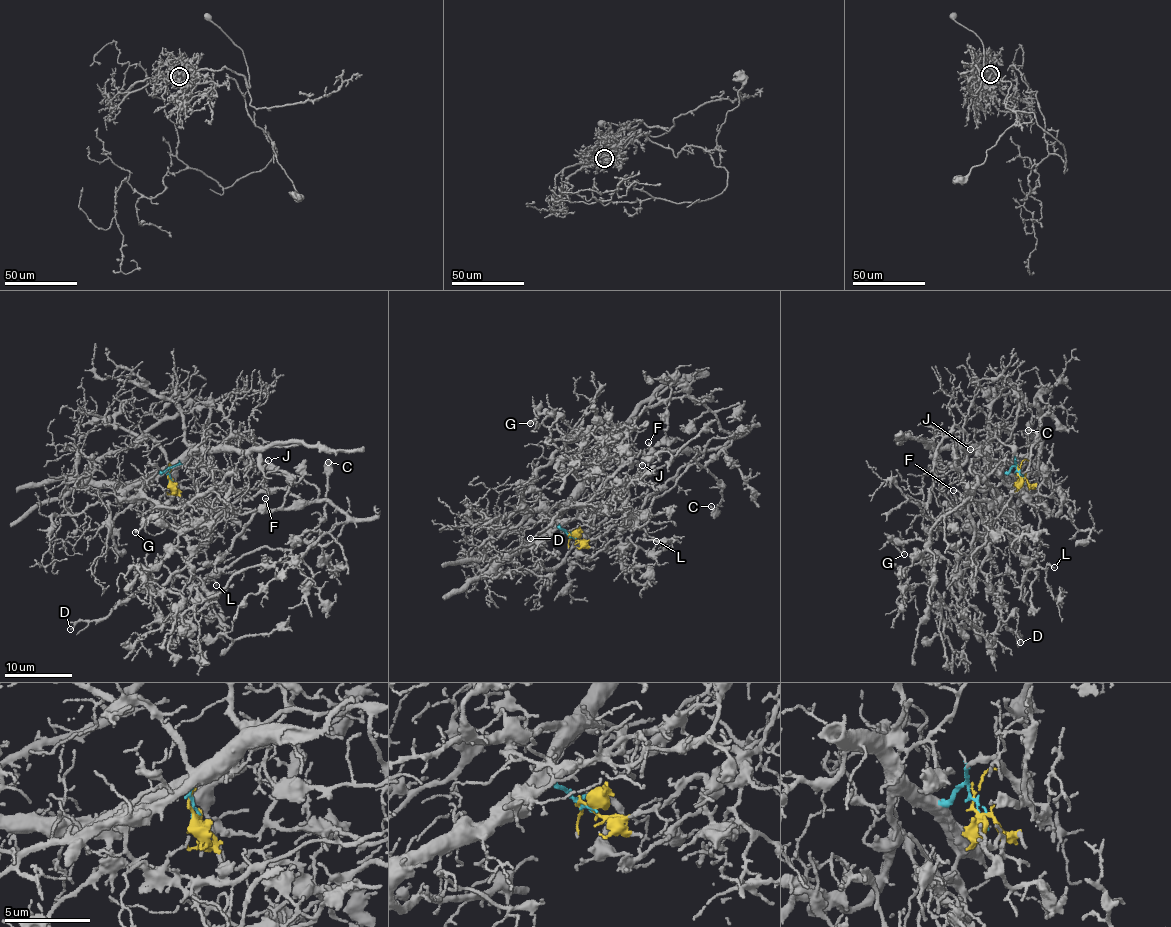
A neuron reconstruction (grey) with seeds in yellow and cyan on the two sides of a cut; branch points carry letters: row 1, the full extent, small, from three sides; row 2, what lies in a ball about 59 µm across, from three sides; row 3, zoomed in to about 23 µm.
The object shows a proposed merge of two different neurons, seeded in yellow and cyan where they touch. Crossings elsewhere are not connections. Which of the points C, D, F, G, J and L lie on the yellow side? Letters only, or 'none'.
C, D, F, G, J, L

